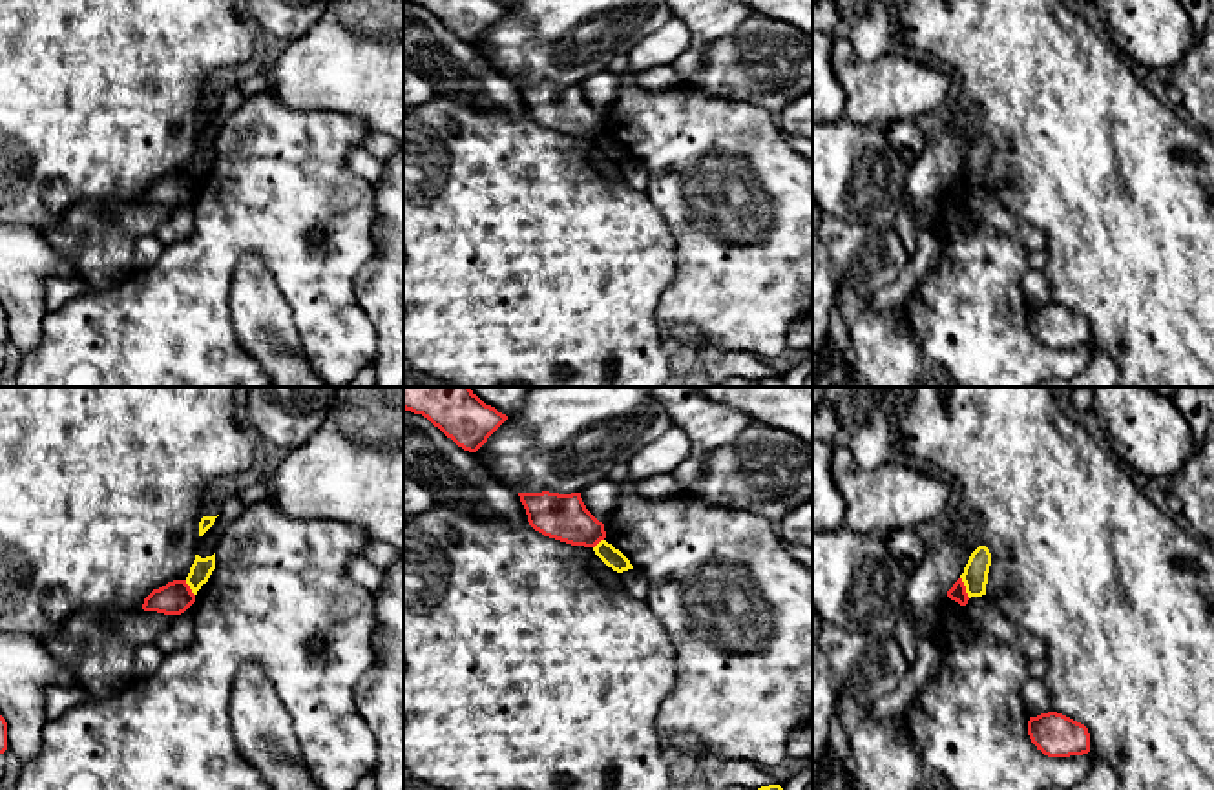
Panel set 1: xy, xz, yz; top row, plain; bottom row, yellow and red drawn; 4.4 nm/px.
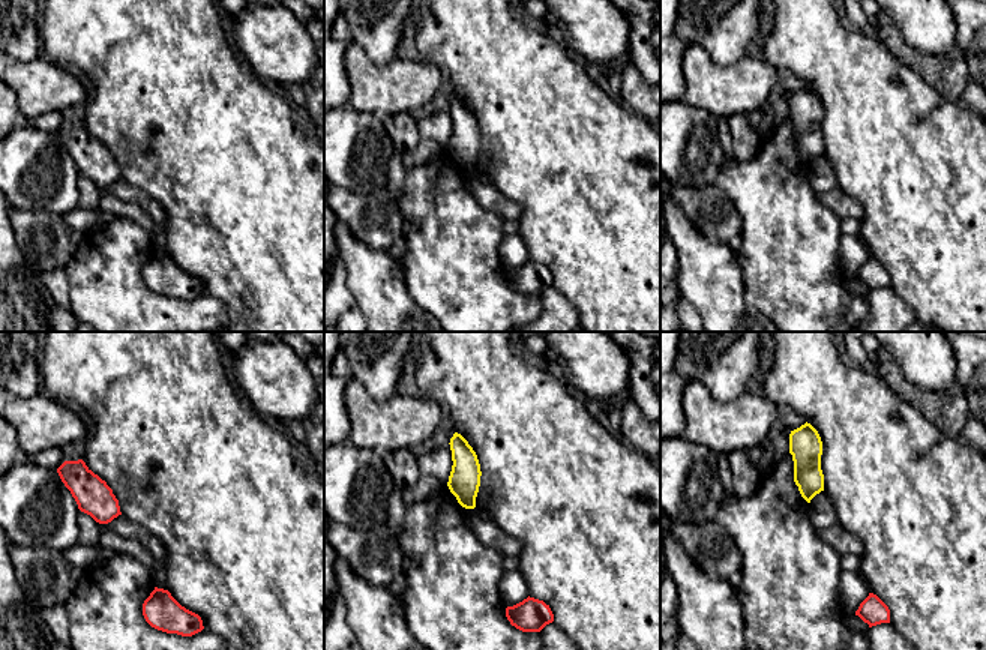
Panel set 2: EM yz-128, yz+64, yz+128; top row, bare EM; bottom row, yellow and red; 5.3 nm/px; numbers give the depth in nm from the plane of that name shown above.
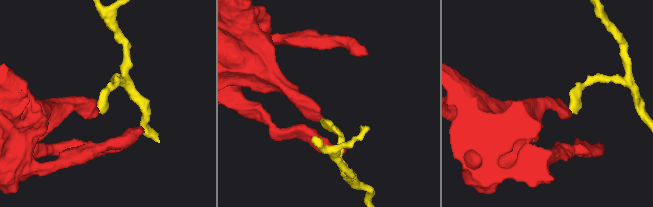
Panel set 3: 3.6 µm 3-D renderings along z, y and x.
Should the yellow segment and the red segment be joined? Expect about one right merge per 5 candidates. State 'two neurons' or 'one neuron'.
two neurons

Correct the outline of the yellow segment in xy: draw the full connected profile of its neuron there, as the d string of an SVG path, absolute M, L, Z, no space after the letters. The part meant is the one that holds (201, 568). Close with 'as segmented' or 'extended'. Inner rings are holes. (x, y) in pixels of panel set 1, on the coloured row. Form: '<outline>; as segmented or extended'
M215 553L206 558L201 558L199 555L195 555L195 560L186 577L186 584L190 586L194 595L197 595L201 586L208 582L214 569L215 569Z; as segmented

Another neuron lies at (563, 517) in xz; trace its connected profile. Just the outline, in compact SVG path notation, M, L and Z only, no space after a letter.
M518 493L529 525L544 536L571 544L595 547L606 538L604 524L584 505L581 493Z

